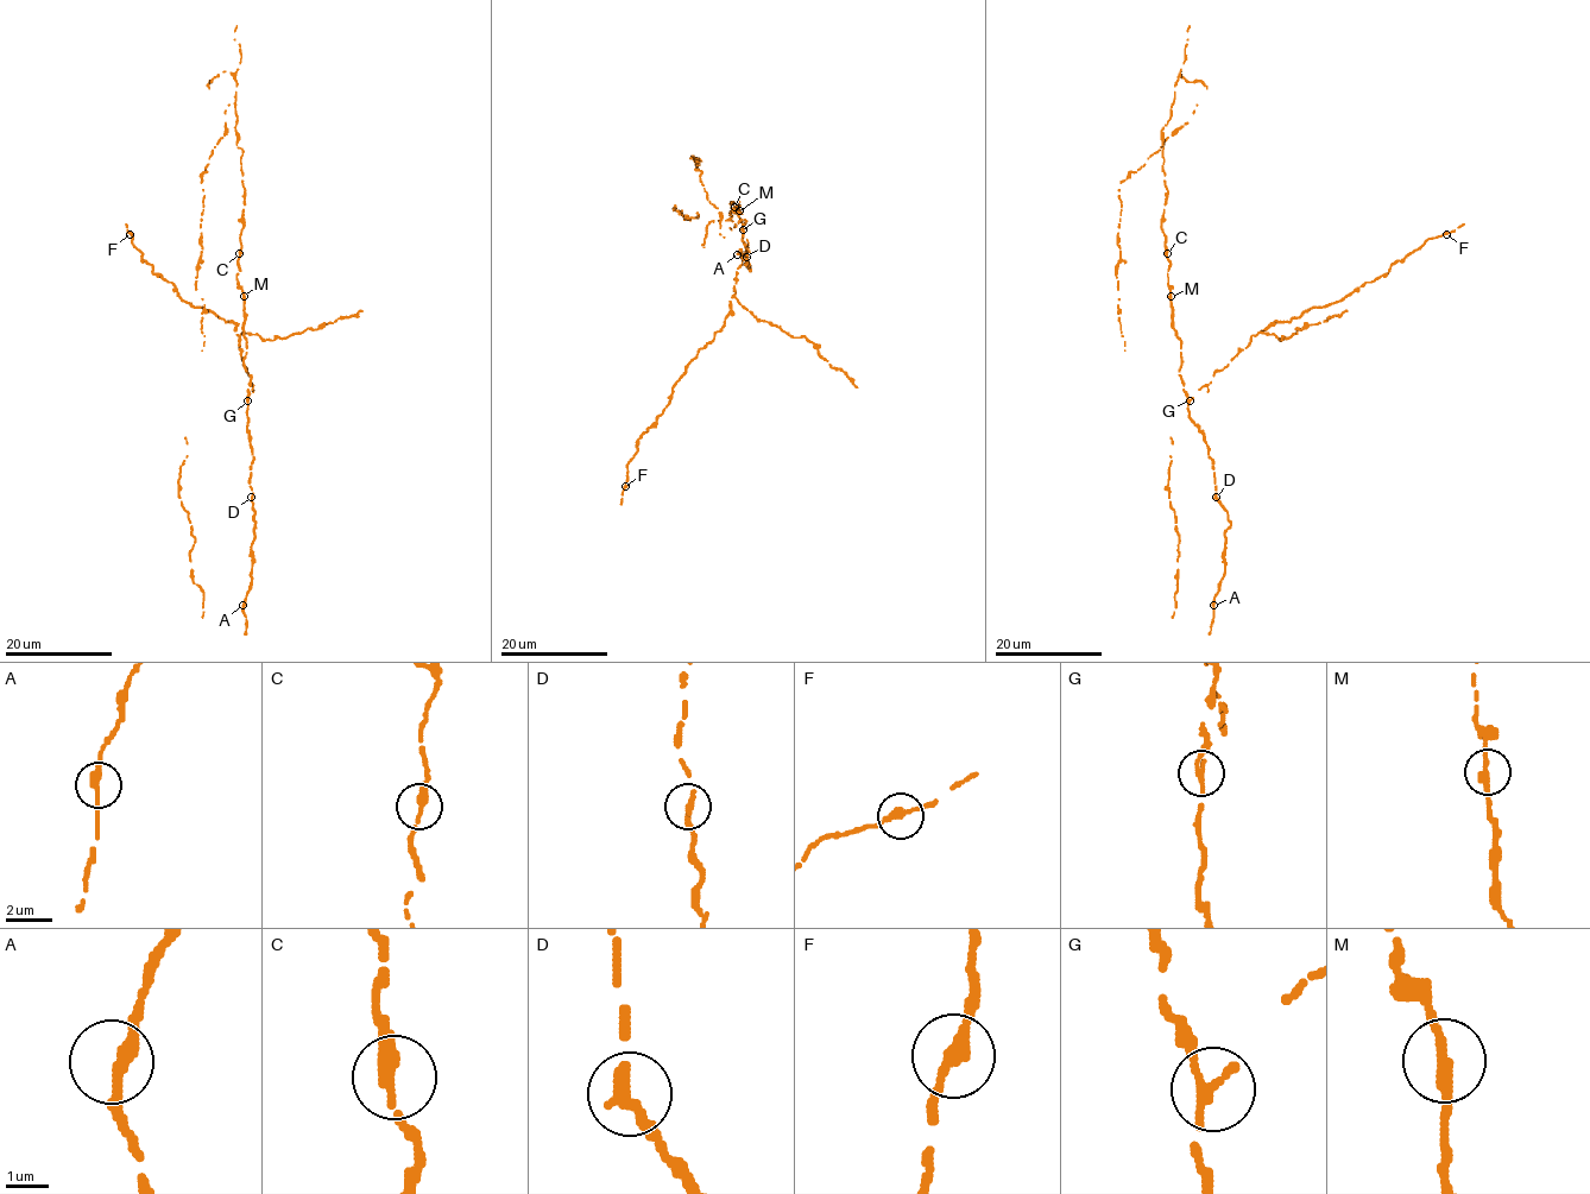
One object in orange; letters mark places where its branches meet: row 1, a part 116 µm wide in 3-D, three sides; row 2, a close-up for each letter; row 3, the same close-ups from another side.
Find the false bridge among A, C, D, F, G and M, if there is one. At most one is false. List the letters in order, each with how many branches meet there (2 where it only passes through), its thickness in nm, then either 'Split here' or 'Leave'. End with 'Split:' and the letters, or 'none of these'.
A: Branches: 2. Thickness 280 nm. Leave
C: Branches: 2. Thickness 280 nm. Leave
D: Branches: 2. Thickness 280 nm. Leave
F: Branches: 2. Thickness 280 nm. Leave
G: Branches: 2. Thickness 240 nm. Leave
M: Branches: 2. Thickness 280 nm. Leave
Split: none of these

